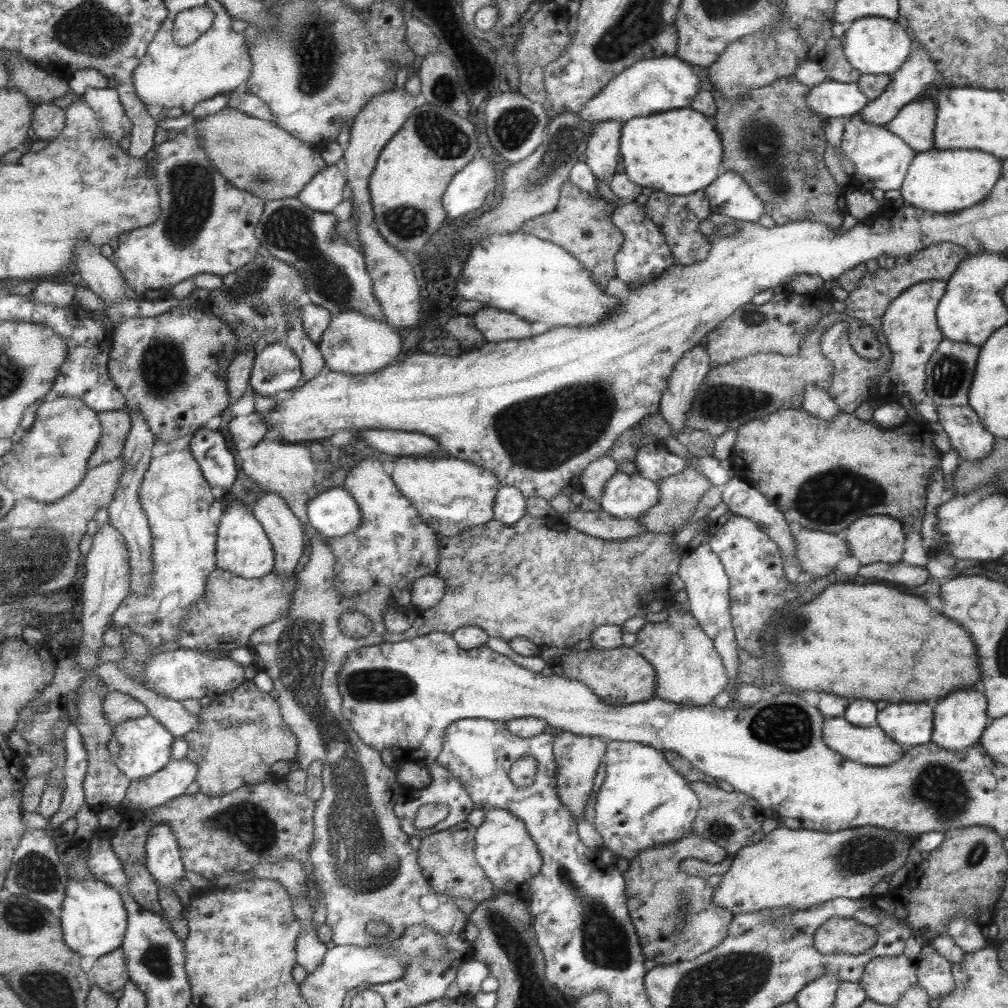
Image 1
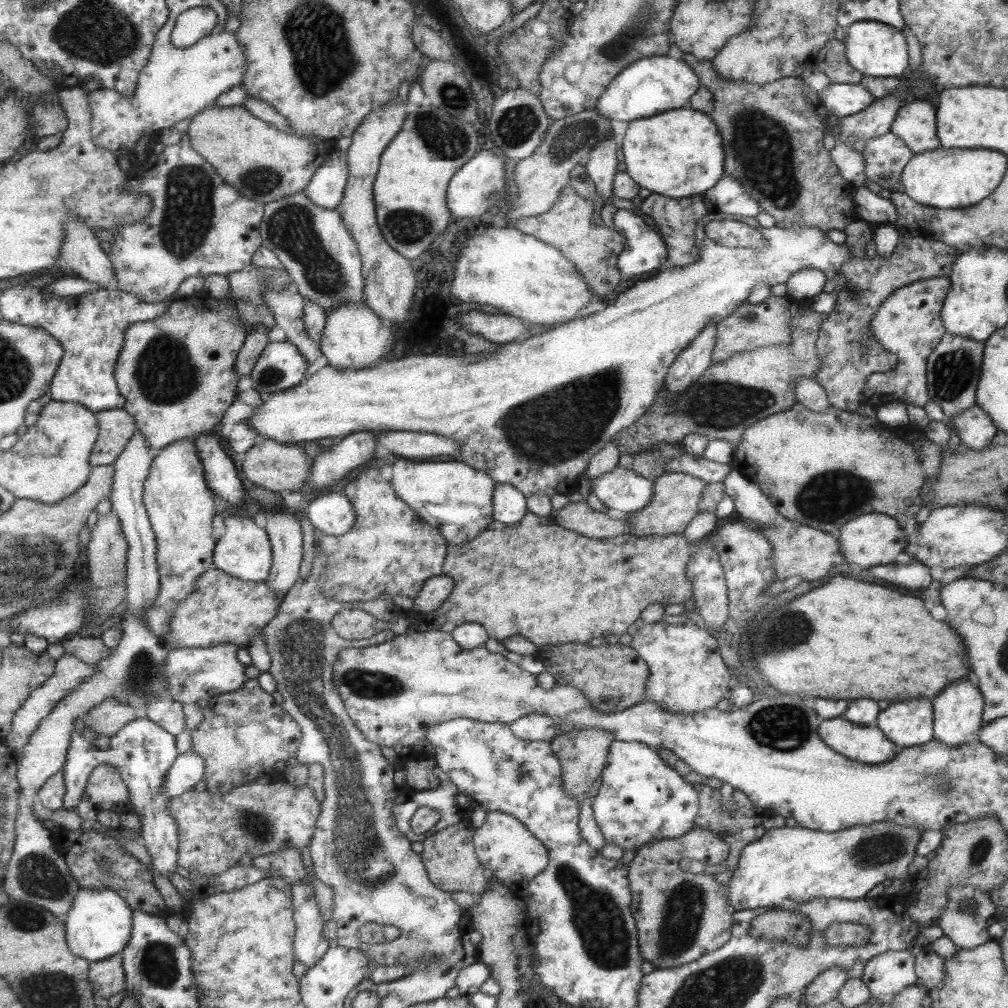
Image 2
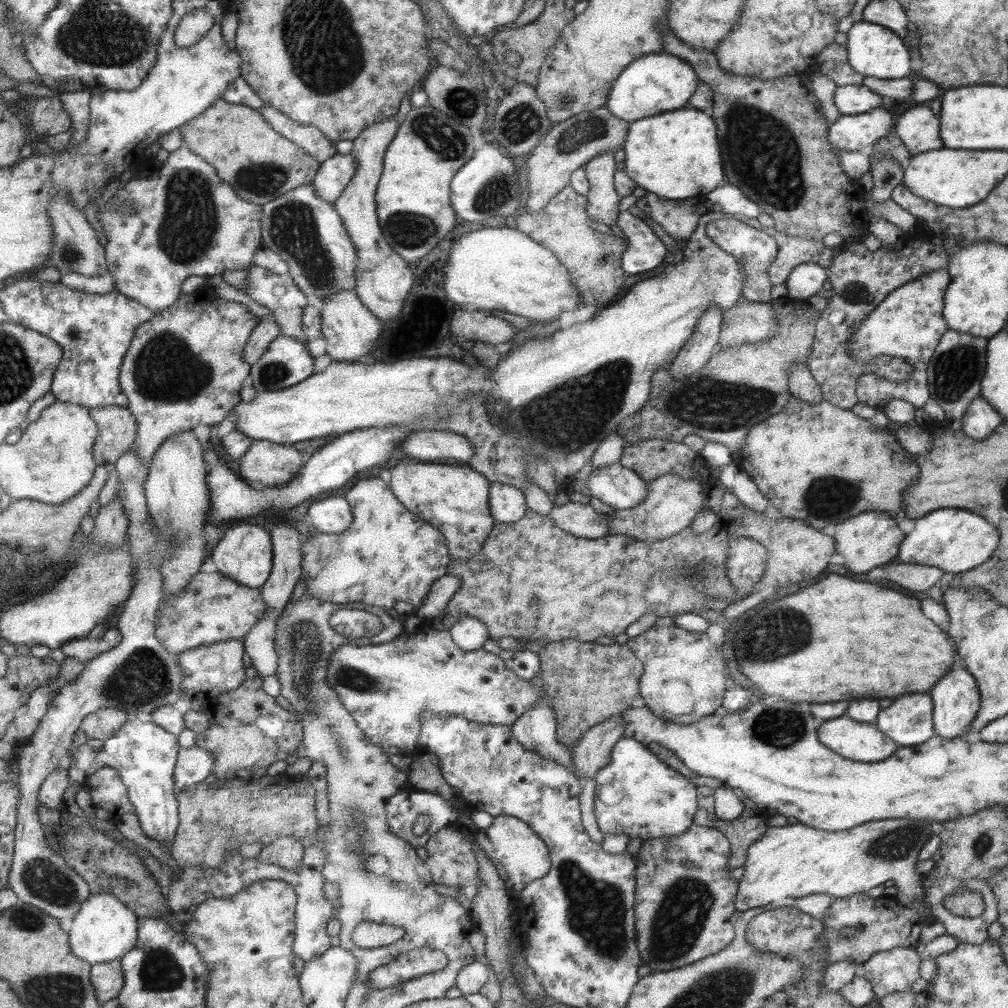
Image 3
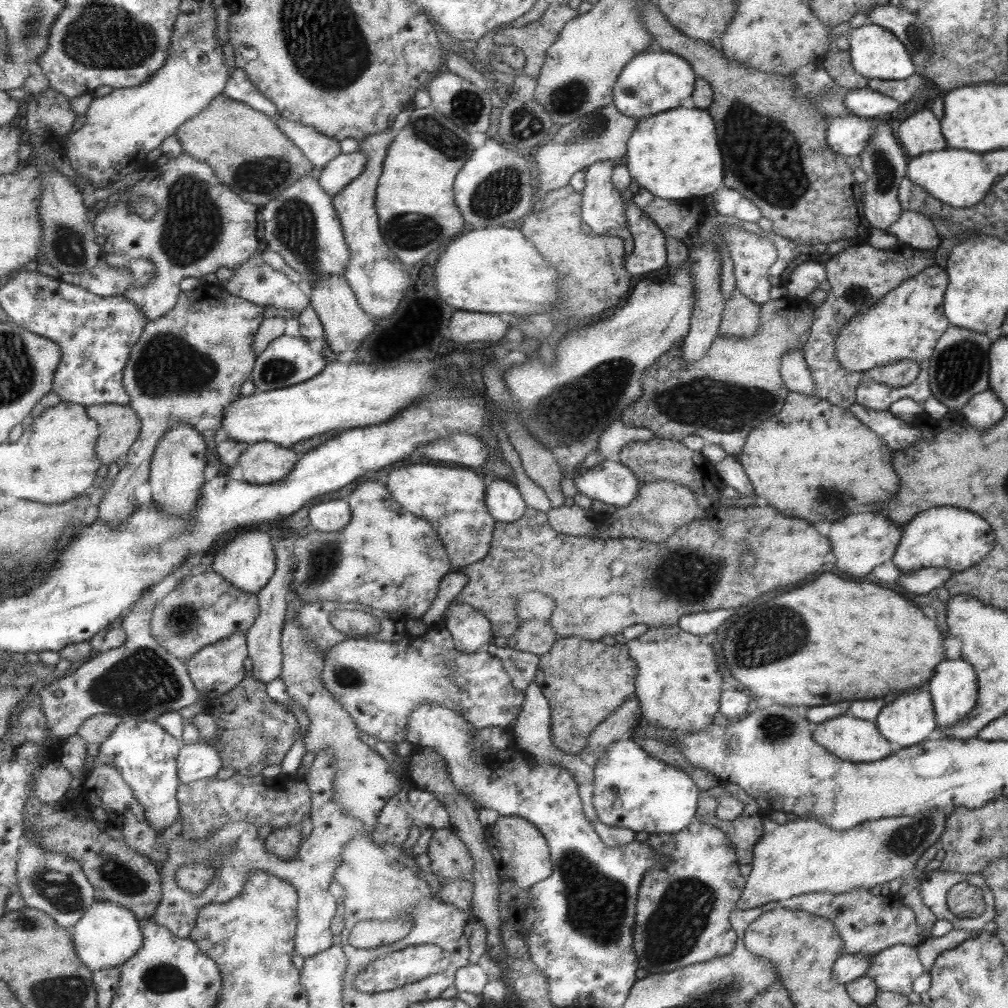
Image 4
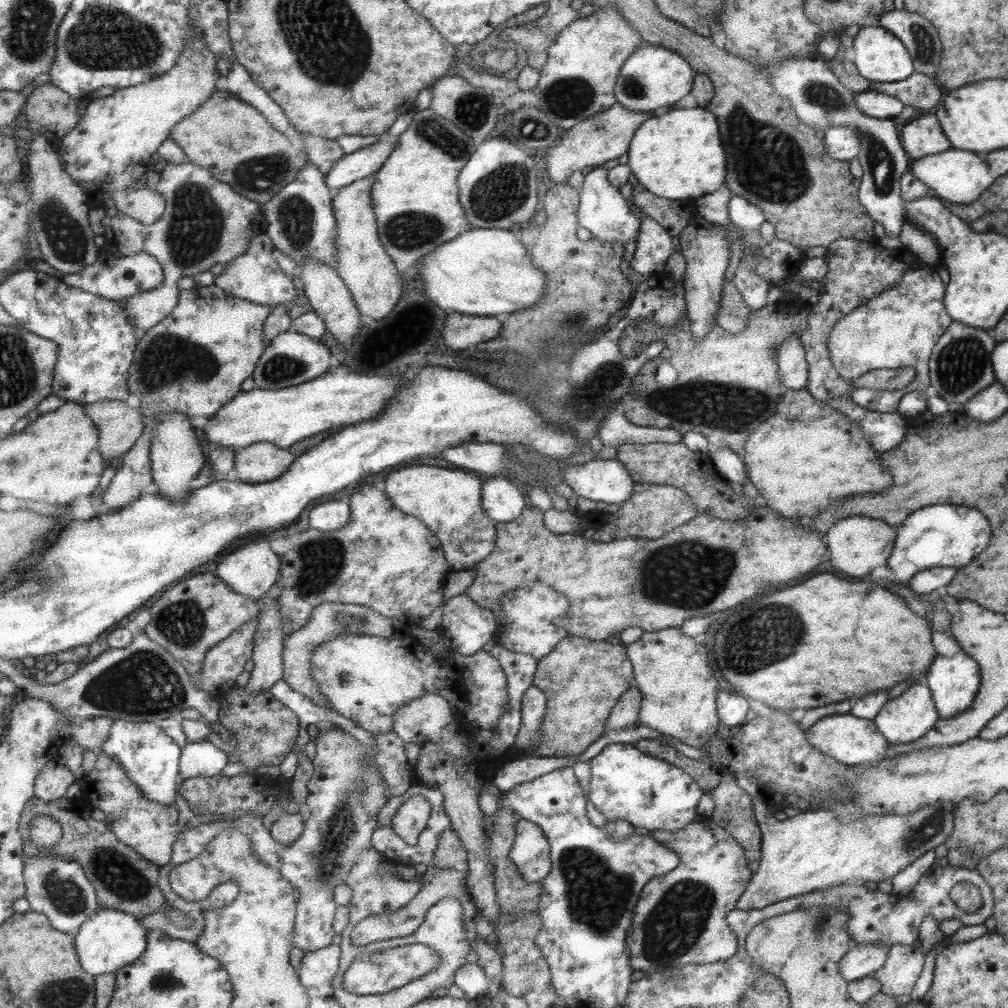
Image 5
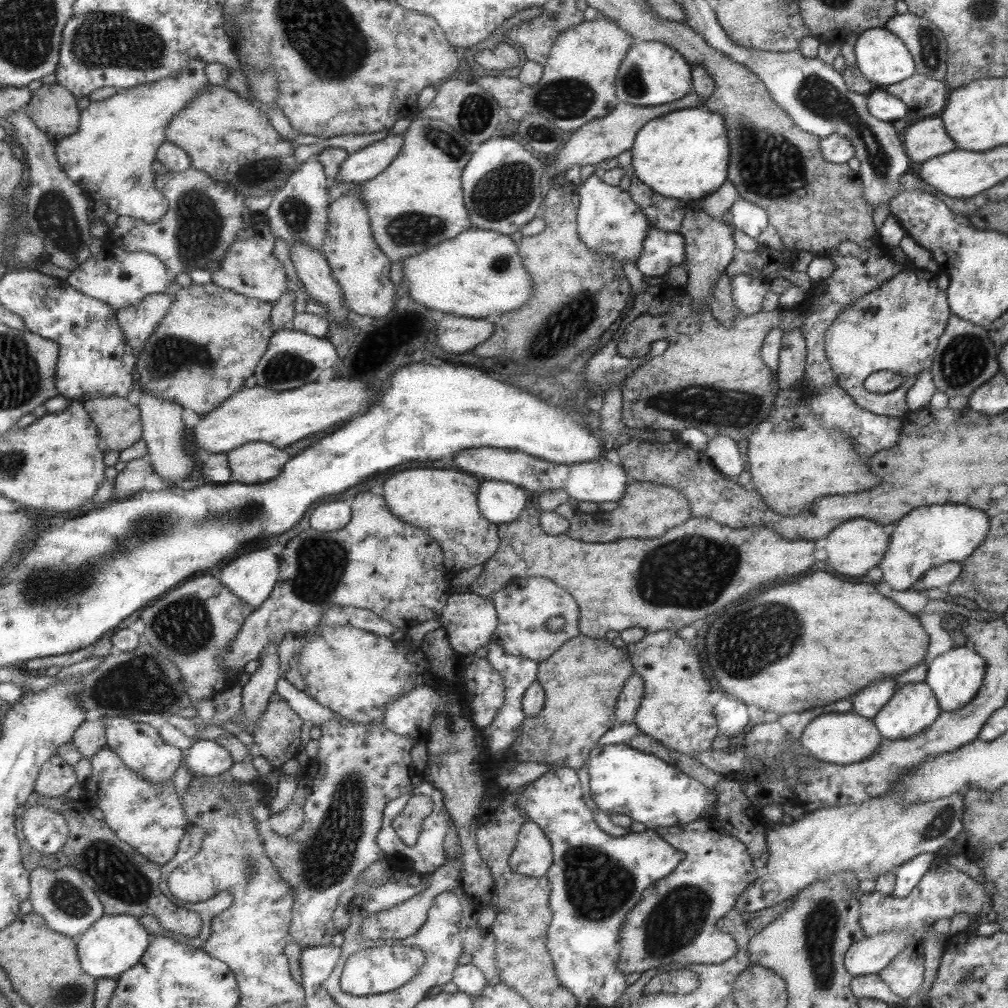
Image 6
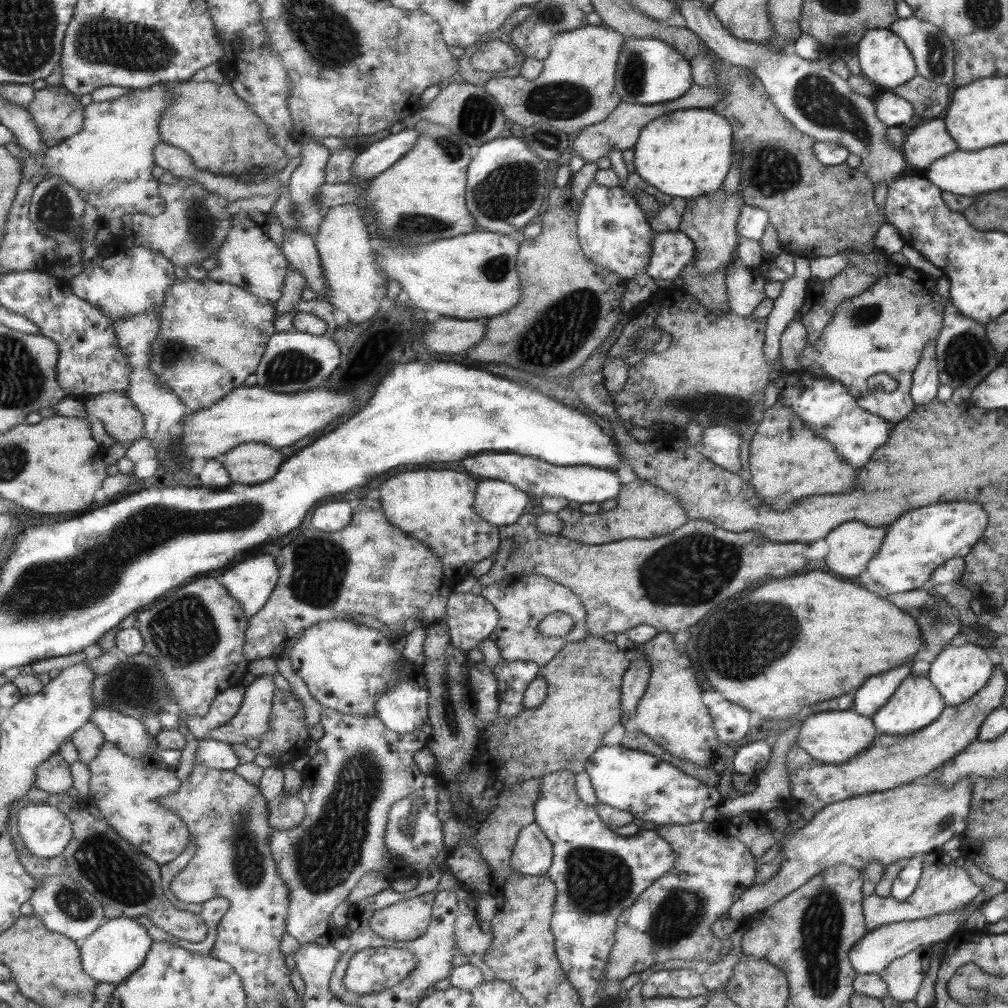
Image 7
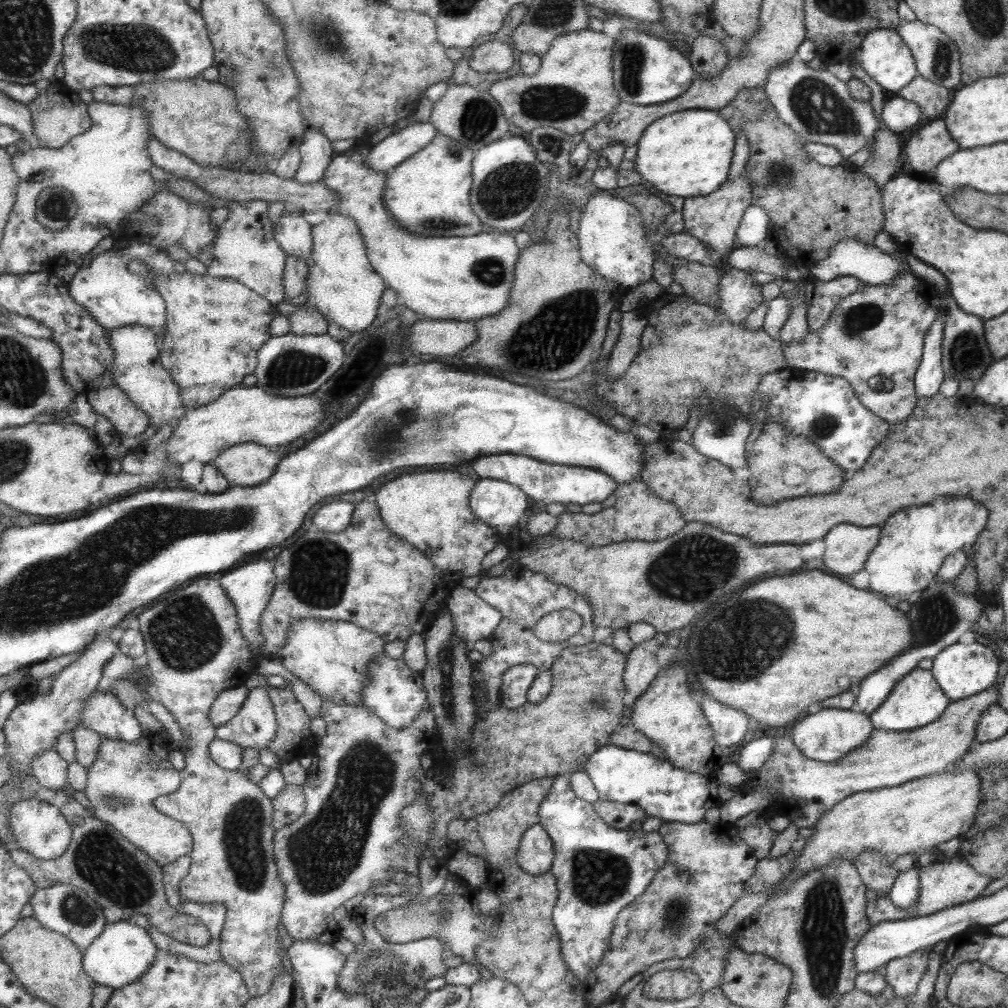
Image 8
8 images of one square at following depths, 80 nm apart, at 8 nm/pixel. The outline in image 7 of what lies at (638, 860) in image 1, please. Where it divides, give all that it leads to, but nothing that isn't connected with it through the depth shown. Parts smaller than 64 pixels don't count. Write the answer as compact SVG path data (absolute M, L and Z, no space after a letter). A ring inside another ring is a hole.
M704 821L692 822L689 824L673 824L673 825L659 825L654 829L657 833L670 843L671 848L675 851L675 854L678 856L674 862L674 866L666 874L659 877L657 881L654 882L649 888L645 889L641 896L637 898L633 905L630 908L623 910L622 914L617 920L617 929L616 929L616 941L614 946L612 946L612 952L610 953L610 958L608 958L608 964L606 965L606 970L603 972L603 977L601 977L601 986L605 986L607 982L619 982L622 979L626 978L633 973L641 973L644 970L650 969L654 964L658 965L666 960L671 960L672 958L677 958L679 960L706 960L707 962L717 962L722 960L724 956L730 950L732 946L732 939L730 938L718 938L714 935L712 930L712 925L715 921L724 918L725 915L729 912L729 908L734 904L735 901L741 896L742 892L745 889L749 889L751 885L754 884L754 881L757 877L757 869L755 866L754 855L750 853L750 849L742 842L739 842L738 839L733 838L727 832L720 827L720 823L706 823Z

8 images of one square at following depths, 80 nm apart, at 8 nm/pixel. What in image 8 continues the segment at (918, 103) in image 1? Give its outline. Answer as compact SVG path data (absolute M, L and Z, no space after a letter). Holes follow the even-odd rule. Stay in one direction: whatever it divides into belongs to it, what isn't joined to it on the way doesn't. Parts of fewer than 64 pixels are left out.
M935 120L918 128L905 144L902 143L902 149L914 176L919 177L933 174L939 162L959 150L957 144L950 137L946 124L943 124L942 120Z

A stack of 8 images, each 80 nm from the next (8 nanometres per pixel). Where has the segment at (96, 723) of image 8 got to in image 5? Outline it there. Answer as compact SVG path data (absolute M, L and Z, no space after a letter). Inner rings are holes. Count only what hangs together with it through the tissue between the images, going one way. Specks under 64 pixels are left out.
M115 720L109 740L101 747L106 759L121 765L129 779L153 802L175 804L179 787L182 746L159 725L152 722Z

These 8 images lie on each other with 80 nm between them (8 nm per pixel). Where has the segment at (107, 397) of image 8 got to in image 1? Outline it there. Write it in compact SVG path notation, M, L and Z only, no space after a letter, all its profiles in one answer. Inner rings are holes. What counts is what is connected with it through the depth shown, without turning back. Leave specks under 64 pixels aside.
M128 410L100 412L104 428L102 440L89 461L89 468L101 466L122 456L126 450L126 440L132 427Z

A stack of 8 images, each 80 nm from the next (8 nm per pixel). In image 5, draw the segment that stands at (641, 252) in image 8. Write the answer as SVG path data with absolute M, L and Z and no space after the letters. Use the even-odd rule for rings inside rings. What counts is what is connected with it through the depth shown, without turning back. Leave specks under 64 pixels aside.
M593 167L584 175L582 187L578 191L578 221L579 226L591 233L592 238L601 242L615 242L622 245L628 244L629 239L636 242L639 219L630 213L630 203L622 196L621 190L611 184L608 170Z

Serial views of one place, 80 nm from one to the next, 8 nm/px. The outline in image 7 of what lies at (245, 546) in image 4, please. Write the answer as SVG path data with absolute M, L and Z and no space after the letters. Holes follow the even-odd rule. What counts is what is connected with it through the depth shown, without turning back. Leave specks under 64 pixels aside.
M271 554L249 558L227 570L222 583L239 602L250 619L270 601L280 580L280 569Z

